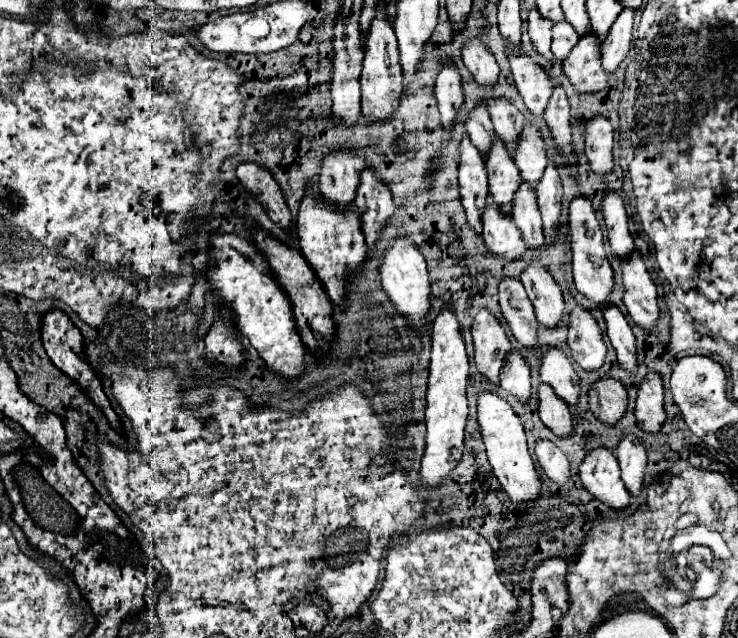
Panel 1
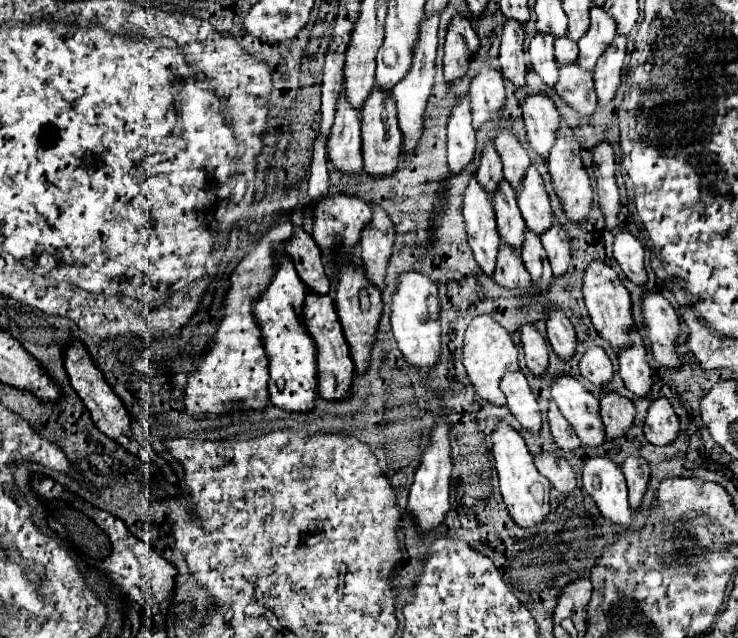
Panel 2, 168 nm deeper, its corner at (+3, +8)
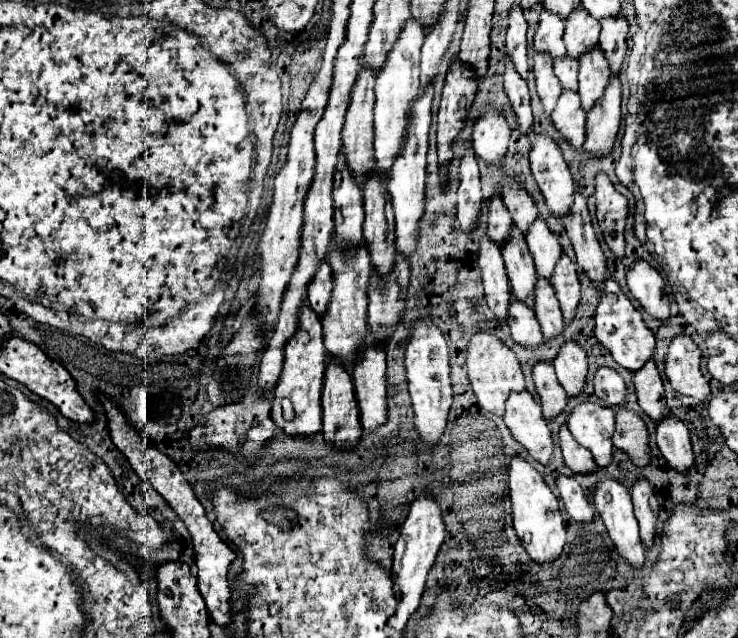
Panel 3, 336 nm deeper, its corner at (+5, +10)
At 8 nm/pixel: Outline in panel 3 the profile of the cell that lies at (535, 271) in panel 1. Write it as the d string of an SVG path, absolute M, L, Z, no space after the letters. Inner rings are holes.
M569 342L561 348L557 358L553 360L557 378L569 396L583 394L587 380L587 354L575 342Z

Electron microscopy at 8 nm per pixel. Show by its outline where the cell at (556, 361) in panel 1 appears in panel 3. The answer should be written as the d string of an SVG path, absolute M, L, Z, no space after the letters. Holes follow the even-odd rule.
M579 404L567 418L569 432L585 446L595 462L605 468L611 464L615 446L611 442L615 432L615 412L599 404Z

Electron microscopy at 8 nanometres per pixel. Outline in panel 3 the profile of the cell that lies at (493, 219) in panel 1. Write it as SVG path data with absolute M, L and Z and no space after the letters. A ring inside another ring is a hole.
M511 300L511 306L509 306L509 330L511 330L511 338L521 344L521 346L527 346L527 348L537 348L543 344L543 334L541 334L541 328L539 328L539 322L533 314L533 310L519 302L519 300Z

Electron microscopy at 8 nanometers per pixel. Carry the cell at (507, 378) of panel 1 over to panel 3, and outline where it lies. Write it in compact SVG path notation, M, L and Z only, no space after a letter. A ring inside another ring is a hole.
M513 392L507 400L505 426L511 430L513 438L543 466L553 458L553 438L551 430L541 414L541 406L533 400L529 392Z

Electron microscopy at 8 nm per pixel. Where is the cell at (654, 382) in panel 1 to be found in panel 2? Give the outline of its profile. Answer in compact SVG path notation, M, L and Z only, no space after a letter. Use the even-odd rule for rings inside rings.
M659 396L651 402L645 416L643 432L651 444L669 444L677 438L679 420L665 396Z

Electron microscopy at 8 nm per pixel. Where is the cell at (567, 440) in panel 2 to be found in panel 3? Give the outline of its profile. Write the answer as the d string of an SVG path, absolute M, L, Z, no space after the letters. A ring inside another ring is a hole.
M565 424L561 426L561 432L559 432L559 444L561 444L561 450L563 450L565 464L573 474L589 474L589 472L597 470L597 464L591 458L589 450L585 450L583 446L579 446L575 442L575 438L571 436L571 432L567 430Z

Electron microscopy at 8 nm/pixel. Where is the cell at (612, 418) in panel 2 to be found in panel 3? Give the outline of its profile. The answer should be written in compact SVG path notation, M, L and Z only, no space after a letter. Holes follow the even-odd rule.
M625 406L617 408L617 428L613 434L613 444L615 448L623 450L631 458L631 462L639 468L651 462L649 434L645 422Z

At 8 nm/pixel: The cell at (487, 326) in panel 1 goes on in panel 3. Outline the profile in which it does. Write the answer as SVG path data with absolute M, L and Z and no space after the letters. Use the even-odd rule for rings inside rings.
M477 332L471 338L469 354L467 354L467 370L469 370L469 380L473 386L473 392L479 398L481 408L485 408L487 412L491 412L495 416L503 416L505 400L509 398L511 392L525 390L523 372L521 372L521 366L519 366L515 352L511 348L507 348L491 332Z

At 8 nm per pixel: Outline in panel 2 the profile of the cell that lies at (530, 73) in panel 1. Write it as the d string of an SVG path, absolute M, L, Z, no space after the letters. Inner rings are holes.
M545 92L529 94L523 104L523 120L533 150L539 156L547 158L555 142L555 130L559 124L559 112L553 100Z

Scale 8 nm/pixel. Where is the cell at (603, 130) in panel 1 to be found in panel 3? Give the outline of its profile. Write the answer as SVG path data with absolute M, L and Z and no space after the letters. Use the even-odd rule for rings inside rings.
M597 174L597 222L603 238L617 258L625 256L625 224L627 224L627 198L621 196L607 174Z

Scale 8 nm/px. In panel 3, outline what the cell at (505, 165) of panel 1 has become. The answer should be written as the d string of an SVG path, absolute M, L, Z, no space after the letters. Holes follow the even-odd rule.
M513 226L511 240L501 248L501 254L503 254L507 276L511 282L511 292L515 294L515 298L523 300L523 304L533 308L537 274L535 274L533 258L527 250L525 236L519 232L517 226Z

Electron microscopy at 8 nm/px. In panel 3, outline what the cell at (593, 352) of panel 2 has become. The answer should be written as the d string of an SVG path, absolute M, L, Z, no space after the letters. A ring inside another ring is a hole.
M599 368L593 380L593 388L595 394L607 402L609 406L621 406L625 404L625 396L627 396L627 384L625 380L611 368Z

